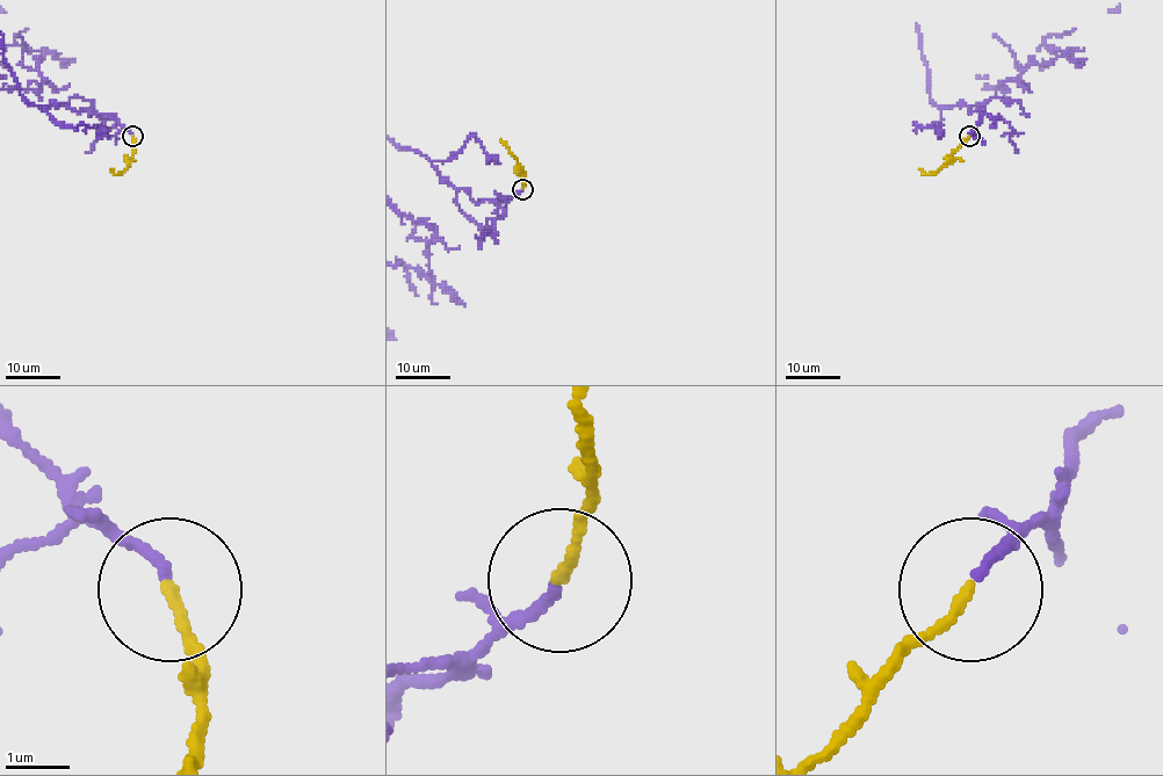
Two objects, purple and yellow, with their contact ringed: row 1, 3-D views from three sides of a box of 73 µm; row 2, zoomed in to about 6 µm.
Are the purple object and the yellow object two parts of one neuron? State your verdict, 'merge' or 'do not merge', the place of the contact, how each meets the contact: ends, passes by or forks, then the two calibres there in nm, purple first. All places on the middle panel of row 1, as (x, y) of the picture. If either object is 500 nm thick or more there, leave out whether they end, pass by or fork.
merge | (522, 189) | purple ends | yellow ends | 140/140 nm

